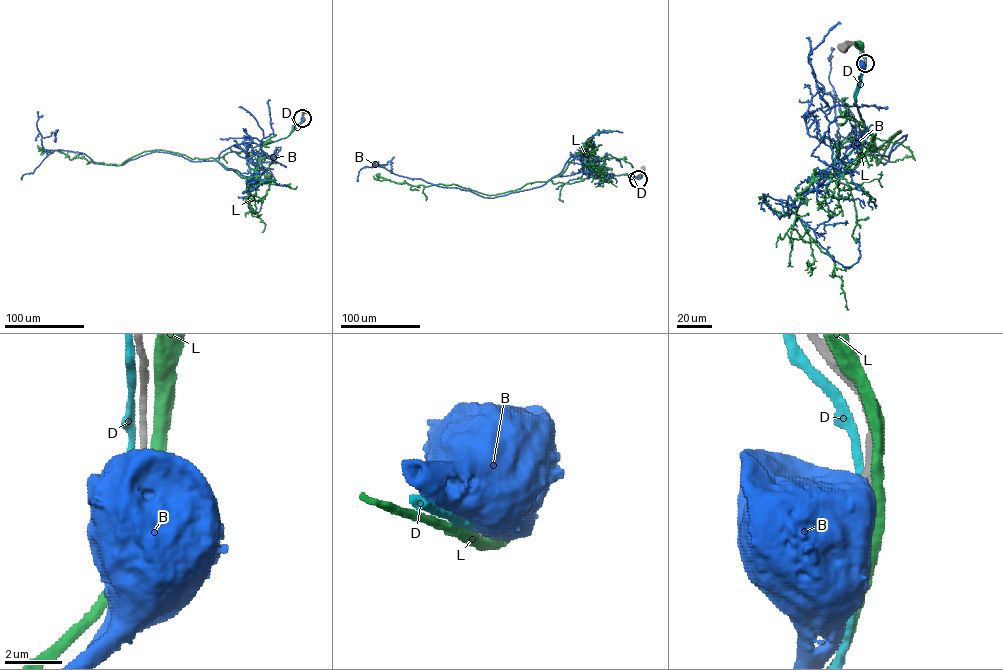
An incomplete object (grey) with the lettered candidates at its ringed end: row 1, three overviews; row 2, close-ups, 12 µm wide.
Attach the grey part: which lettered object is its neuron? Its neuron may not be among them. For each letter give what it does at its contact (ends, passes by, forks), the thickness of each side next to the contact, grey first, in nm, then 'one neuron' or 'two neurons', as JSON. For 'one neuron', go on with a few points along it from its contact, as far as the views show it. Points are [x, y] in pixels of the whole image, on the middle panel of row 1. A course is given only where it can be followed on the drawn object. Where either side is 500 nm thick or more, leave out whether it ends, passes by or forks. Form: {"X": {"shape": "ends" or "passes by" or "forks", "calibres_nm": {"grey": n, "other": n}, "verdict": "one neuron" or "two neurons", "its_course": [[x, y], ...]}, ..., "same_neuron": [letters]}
{"B": {"calibres_nm": {"grey": 360, "other": 850}, "verdict": "two neurons"}, "D": {"shape": "passes by", "calibres_nm": {"grey": 360, "other": 280}, "verdict": "two neurons"}, "L": {"shape": "passes by", "calibres_nm": {"grey": 360, "other": 400}, "verdict": "two neurons"}, "same_neuron": []}

